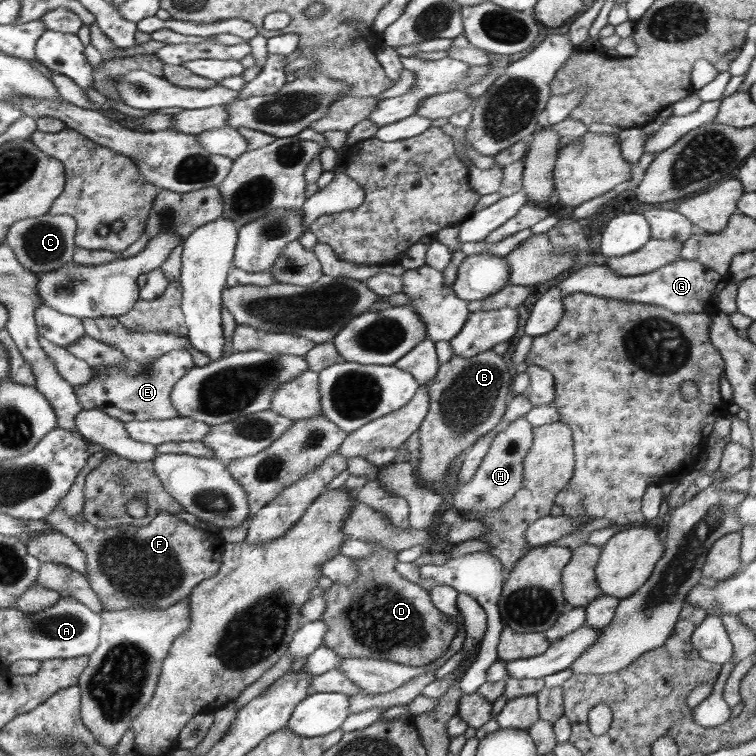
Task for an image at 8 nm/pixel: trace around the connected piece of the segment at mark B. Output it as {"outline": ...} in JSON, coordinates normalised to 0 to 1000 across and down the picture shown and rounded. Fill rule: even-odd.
{"outline":[[[651,462],[624,474],[603,471],[590,481],[581,481],[579,492],[565,516],[569,524],[566,548],[554,563],[554,606],[550,614],[553,634],[571,647],[583,646],[582,639],[603,603],[619,598],[632,578],[665,558],[669,526],[675,525],[677,501],[664,470]]]}

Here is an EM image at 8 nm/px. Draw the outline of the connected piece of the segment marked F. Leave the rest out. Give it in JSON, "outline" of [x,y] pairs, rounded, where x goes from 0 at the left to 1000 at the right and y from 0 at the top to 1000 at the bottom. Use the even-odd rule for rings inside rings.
{"outline":[[[134,595],[119,602],[93,648],[58,688],[63,696],[94,712],[108,726],[116,746],[112,763],[139,807],[221,807],[243,791],[250,791],[267,767],[288,757],[299,717],[291,705],[265,701],[220,676],[209,676],[201,690],[187,697],[153,694],[135,700],[114,690],[108,683],[114,631],[132,616],[138,606],[139,601]]]}

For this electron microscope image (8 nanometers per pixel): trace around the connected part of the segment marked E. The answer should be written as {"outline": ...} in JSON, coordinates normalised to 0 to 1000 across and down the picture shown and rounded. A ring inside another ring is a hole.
{"outline":[[[230,462],[188,481],[185,478],[167,475],[156,483],[122,485],[119,503],[97,513],[97,519],[108,541],[132,542],[161,558],[233,553],[238,550],[238,545],[228,537],[225,519],[230,508],[234,508],[254,485],[257,476],[246,462]]]}

